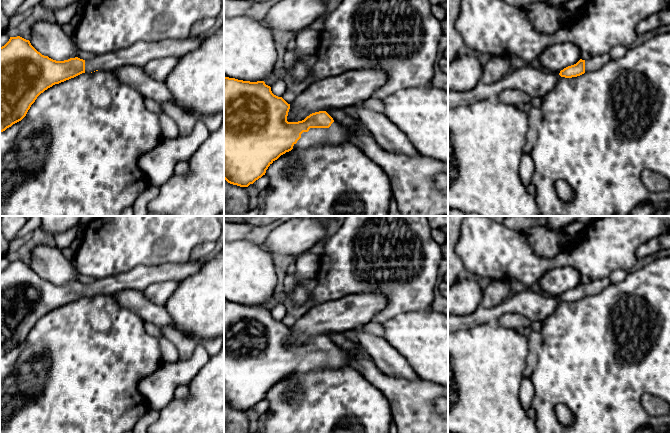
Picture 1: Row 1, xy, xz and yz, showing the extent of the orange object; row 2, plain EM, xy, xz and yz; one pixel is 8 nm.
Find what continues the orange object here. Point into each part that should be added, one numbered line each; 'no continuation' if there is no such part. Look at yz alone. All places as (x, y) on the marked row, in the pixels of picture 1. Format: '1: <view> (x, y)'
1: yz (594, 63)

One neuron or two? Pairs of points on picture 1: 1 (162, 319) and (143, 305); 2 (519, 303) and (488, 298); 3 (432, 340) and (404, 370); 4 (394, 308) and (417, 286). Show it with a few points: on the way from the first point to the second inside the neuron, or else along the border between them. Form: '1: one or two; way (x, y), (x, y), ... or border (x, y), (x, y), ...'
1: one; way (157, 314), (148, 310)
2: two; border (508, 297), (489, 308), (484, 308), (480, 305)
3: two; border (394, 347), (420, 378)
4: one; way (400, 302), (411, 291)

